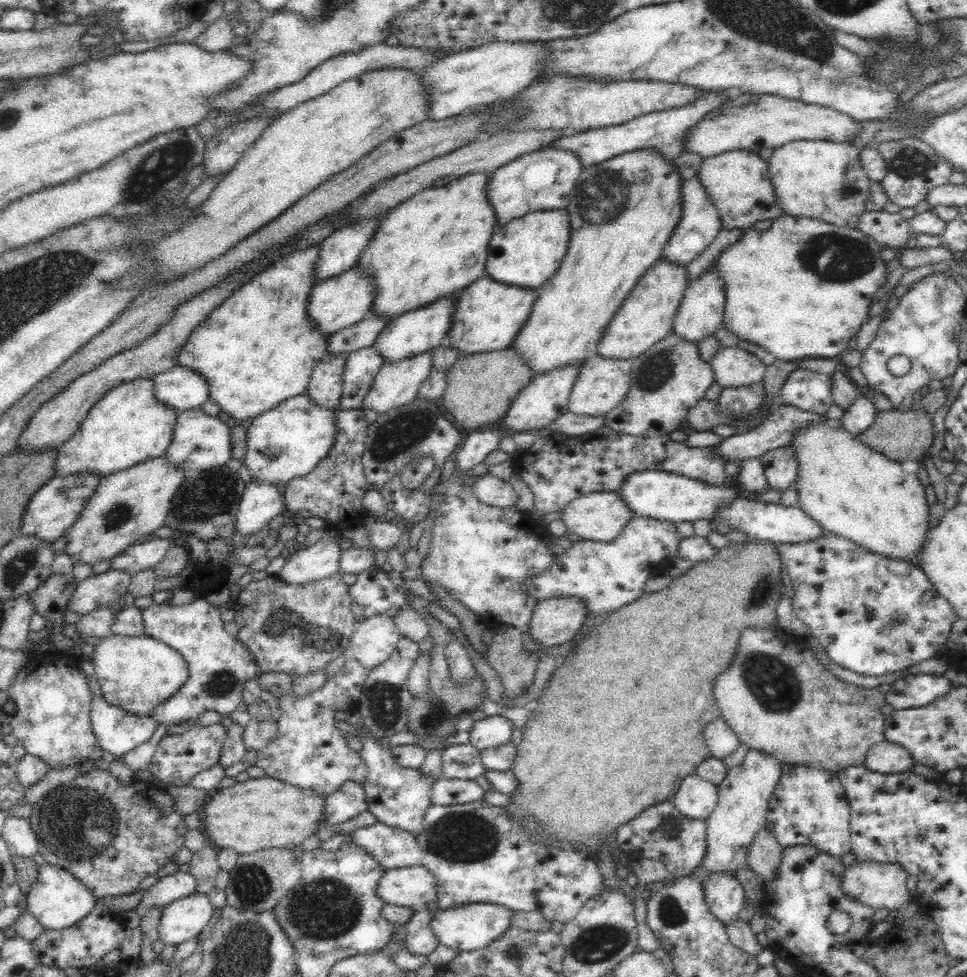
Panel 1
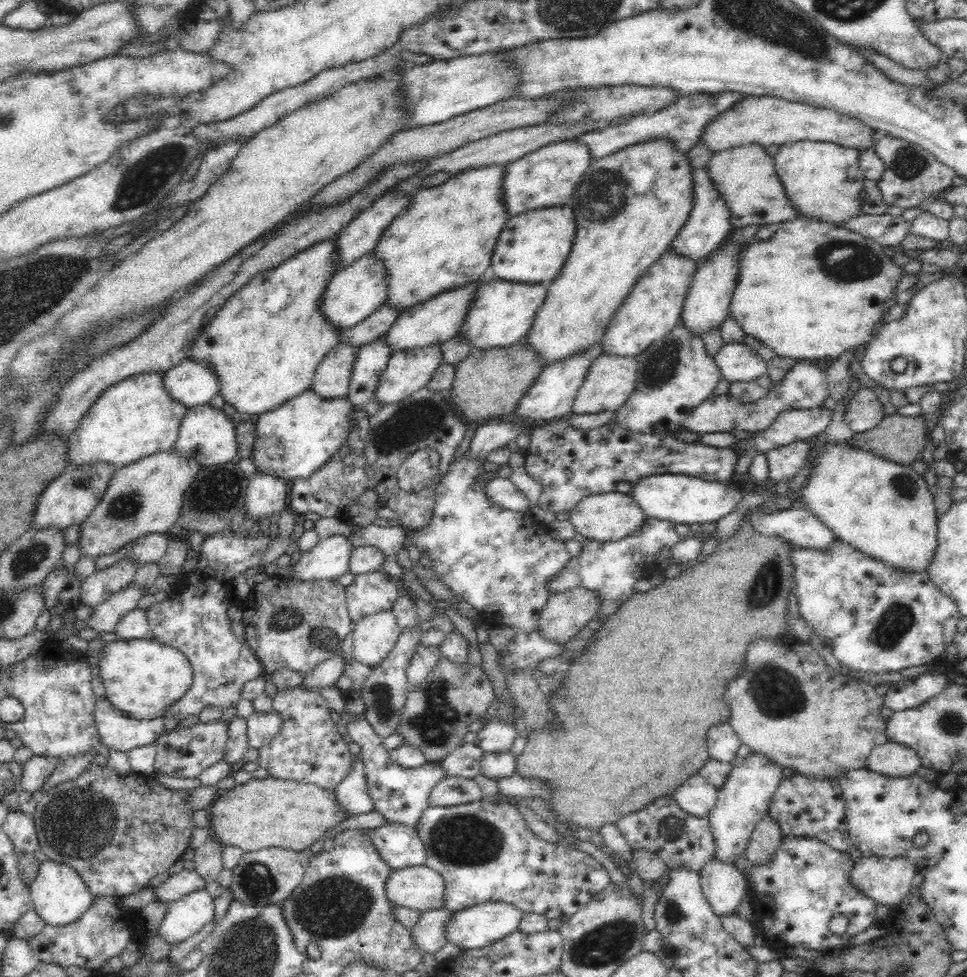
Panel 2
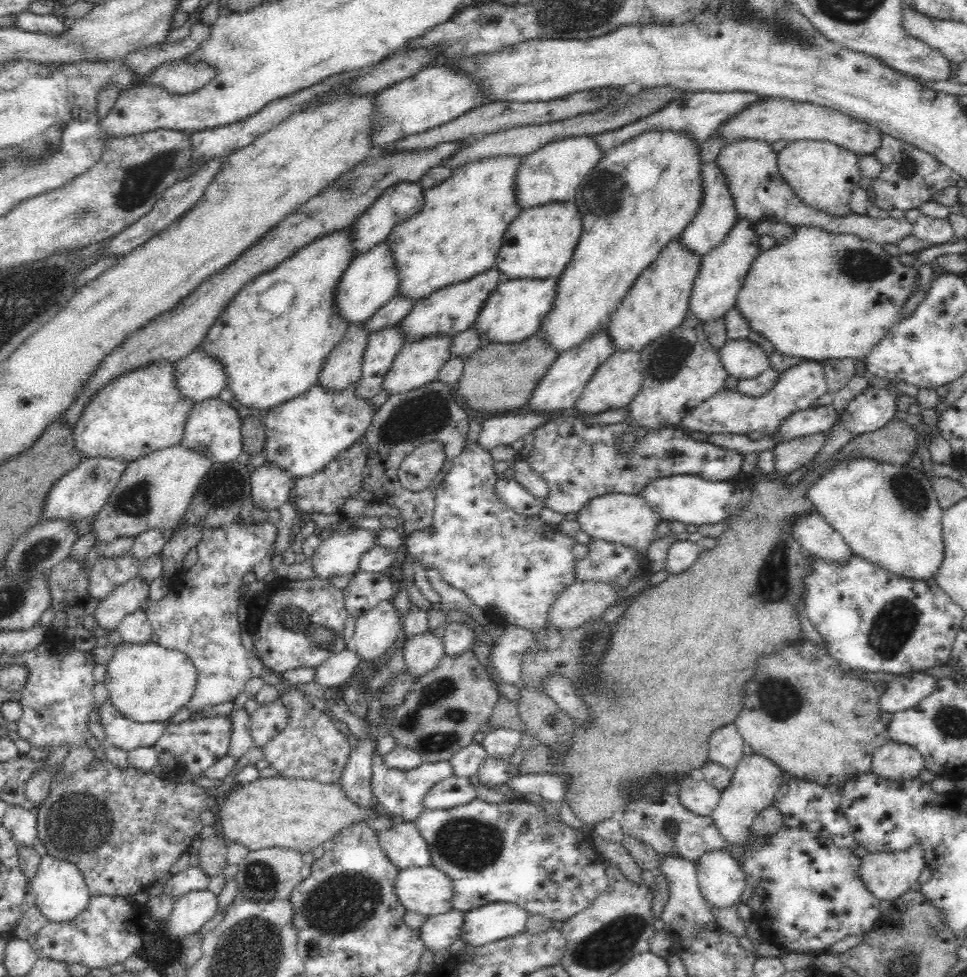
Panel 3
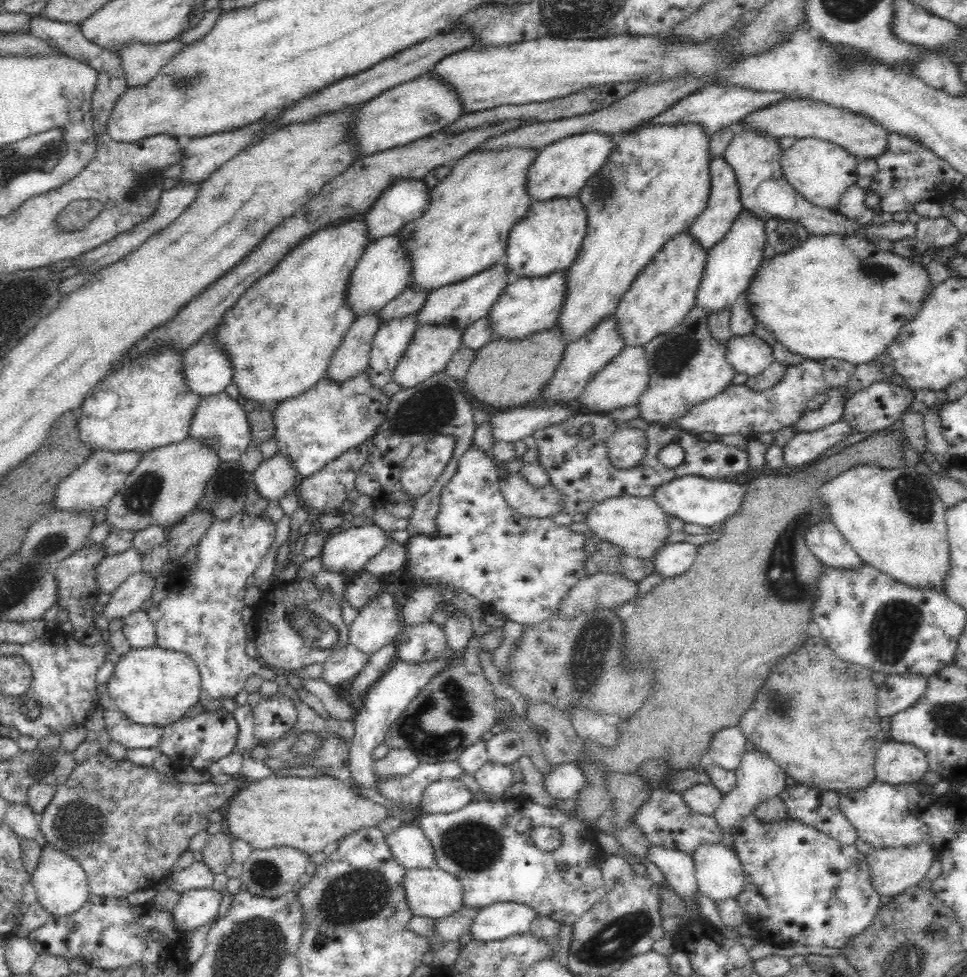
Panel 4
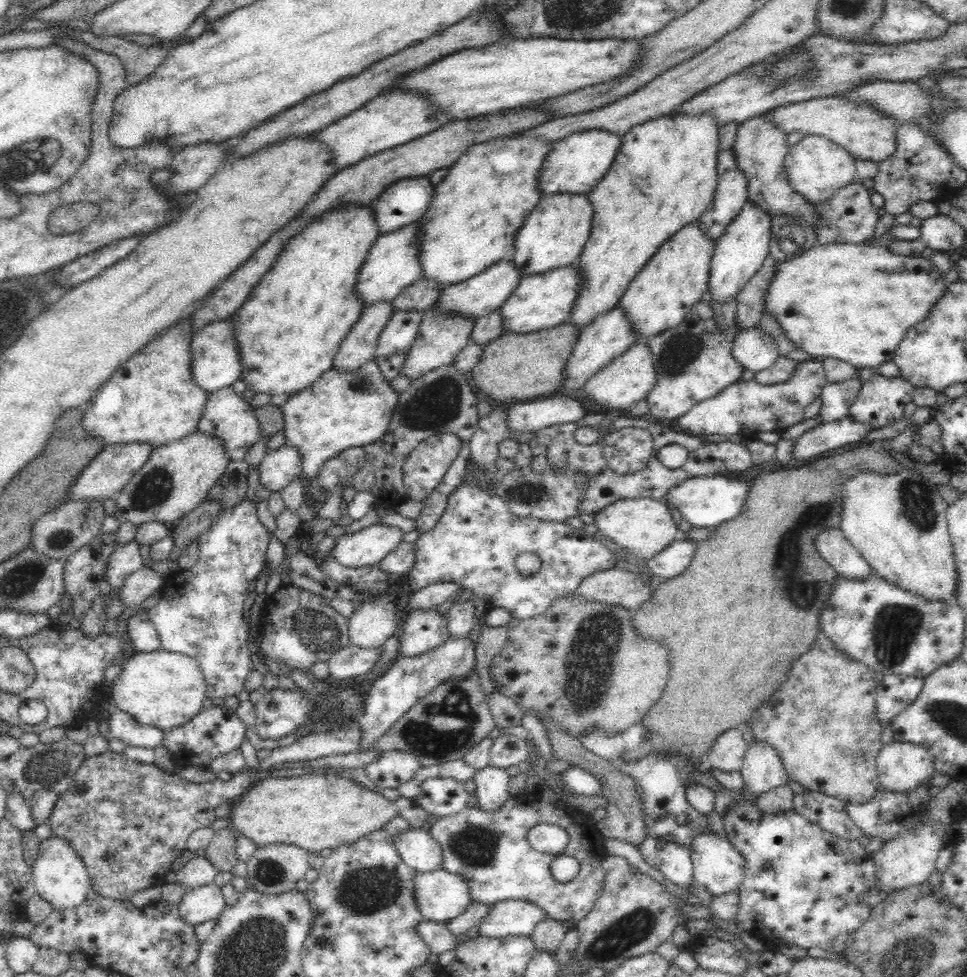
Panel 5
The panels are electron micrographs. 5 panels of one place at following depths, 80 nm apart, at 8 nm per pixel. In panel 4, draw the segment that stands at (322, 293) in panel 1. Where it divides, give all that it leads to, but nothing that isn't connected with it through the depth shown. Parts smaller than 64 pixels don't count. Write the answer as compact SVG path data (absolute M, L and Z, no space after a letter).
M390 235L368 244L356 262L356 266L352 268L352 274L348 276L346 292L344 292L346 305L350 307L354 319L378 312L406 289L408 266L408 256L404 255L400 236Z

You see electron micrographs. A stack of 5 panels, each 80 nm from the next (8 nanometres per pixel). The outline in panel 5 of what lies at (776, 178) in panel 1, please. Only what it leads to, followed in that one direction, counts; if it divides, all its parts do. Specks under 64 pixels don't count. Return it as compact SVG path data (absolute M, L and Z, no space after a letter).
M805 135L789 148L783 163L792 188L814 205L824 204L839 188L857 180L855 158L844 147L818 135Z

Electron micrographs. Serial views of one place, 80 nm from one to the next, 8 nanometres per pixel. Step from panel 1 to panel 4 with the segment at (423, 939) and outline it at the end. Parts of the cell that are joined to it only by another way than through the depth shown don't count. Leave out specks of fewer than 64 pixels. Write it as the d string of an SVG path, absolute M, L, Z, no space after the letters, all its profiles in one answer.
M462 907L444 918L434 919L436 935L443 945L458 942L463 934L467 934L472 925L472 916L476 916L476 912L477 908Z

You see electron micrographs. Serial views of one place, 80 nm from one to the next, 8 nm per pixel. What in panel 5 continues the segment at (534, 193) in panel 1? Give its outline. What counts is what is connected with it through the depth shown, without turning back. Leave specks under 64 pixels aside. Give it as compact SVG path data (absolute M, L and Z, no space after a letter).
M600 129L591 131L573 132L566 138L552 144L552 150L546 154L540 172L536 176L540 196L550 196L560 193L586 195L590 188L606 174L610 164L620 148L620 135Z

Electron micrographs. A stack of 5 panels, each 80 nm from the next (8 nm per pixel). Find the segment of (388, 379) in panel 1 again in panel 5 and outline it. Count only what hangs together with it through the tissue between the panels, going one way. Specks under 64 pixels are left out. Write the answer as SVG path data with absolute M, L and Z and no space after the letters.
M426 309L420 323L418 336L412 342L412 348L400 368L400 375L410 379L410 382L421 379L435 368L452 365L458 352L462 350L470 340L470 330L474 326L476 319L460 317L458 315L446 315L446 313L436 313L432 309Z

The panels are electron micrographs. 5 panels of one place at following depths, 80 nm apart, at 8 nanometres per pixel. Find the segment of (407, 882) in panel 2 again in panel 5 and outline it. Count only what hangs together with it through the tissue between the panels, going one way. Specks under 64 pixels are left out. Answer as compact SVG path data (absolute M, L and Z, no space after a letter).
M441 867L430 872L416 871L414 901L423 919L446 923L466 910L470 895L462 877Z

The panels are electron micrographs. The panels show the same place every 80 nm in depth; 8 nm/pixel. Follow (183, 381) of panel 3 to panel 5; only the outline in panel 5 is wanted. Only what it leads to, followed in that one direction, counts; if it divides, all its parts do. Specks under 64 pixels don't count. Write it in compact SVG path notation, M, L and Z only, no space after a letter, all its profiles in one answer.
M230 321L211 322L193 335L190 342L190 373L192 381L209 393L230 386L240 379L240 355Z

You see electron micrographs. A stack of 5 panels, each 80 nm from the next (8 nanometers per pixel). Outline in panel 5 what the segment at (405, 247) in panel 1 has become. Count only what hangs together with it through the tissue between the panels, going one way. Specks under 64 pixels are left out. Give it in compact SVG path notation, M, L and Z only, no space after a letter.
M520 132L512 133L510 136L471 146L449 167L448 175L434 188L434 196L426 214L418 220L418 261L422 267L420 279L434 280L443 285L456 284L480 274L496 262L512 260L516 232L542 197L538 191L536 176L546 154L552 150L552 144L553 142L542 141L536 137L520 135Z

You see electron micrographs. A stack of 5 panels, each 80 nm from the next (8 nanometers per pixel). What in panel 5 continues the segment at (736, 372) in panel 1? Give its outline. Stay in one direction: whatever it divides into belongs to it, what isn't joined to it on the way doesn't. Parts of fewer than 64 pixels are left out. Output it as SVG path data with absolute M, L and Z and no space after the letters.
M758 326L736 334L730 353L744 370L753 373L770 368L779 357L778 345L774 343L774 339Z

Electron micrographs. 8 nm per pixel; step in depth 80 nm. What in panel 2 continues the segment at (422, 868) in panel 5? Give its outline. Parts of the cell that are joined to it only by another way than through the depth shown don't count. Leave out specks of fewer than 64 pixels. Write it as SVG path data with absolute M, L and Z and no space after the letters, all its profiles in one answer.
M386 823L378 828L364 829L364 833L391 869L424 865L426 851L417 827Z

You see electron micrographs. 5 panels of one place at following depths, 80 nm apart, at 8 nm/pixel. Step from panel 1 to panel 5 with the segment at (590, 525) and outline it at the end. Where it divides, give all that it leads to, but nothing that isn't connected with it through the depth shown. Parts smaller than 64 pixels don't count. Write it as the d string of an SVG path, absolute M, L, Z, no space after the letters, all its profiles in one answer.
M650 497L626 500L614 500L599 512L594 513L593 522L598 527L597 536L616 542L623 550L639 559L656 556L670 542L674 542L681 534L672 521L669 507L662 500Z

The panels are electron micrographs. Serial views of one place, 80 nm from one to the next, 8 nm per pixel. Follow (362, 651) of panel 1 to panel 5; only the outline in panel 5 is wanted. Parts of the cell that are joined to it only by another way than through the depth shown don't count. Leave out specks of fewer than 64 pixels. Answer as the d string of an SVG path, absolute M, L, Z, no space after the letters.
M378 596L372 602L364 602L349 619L349 642L360 648L380 649L394 632L394 602L386 596Z

